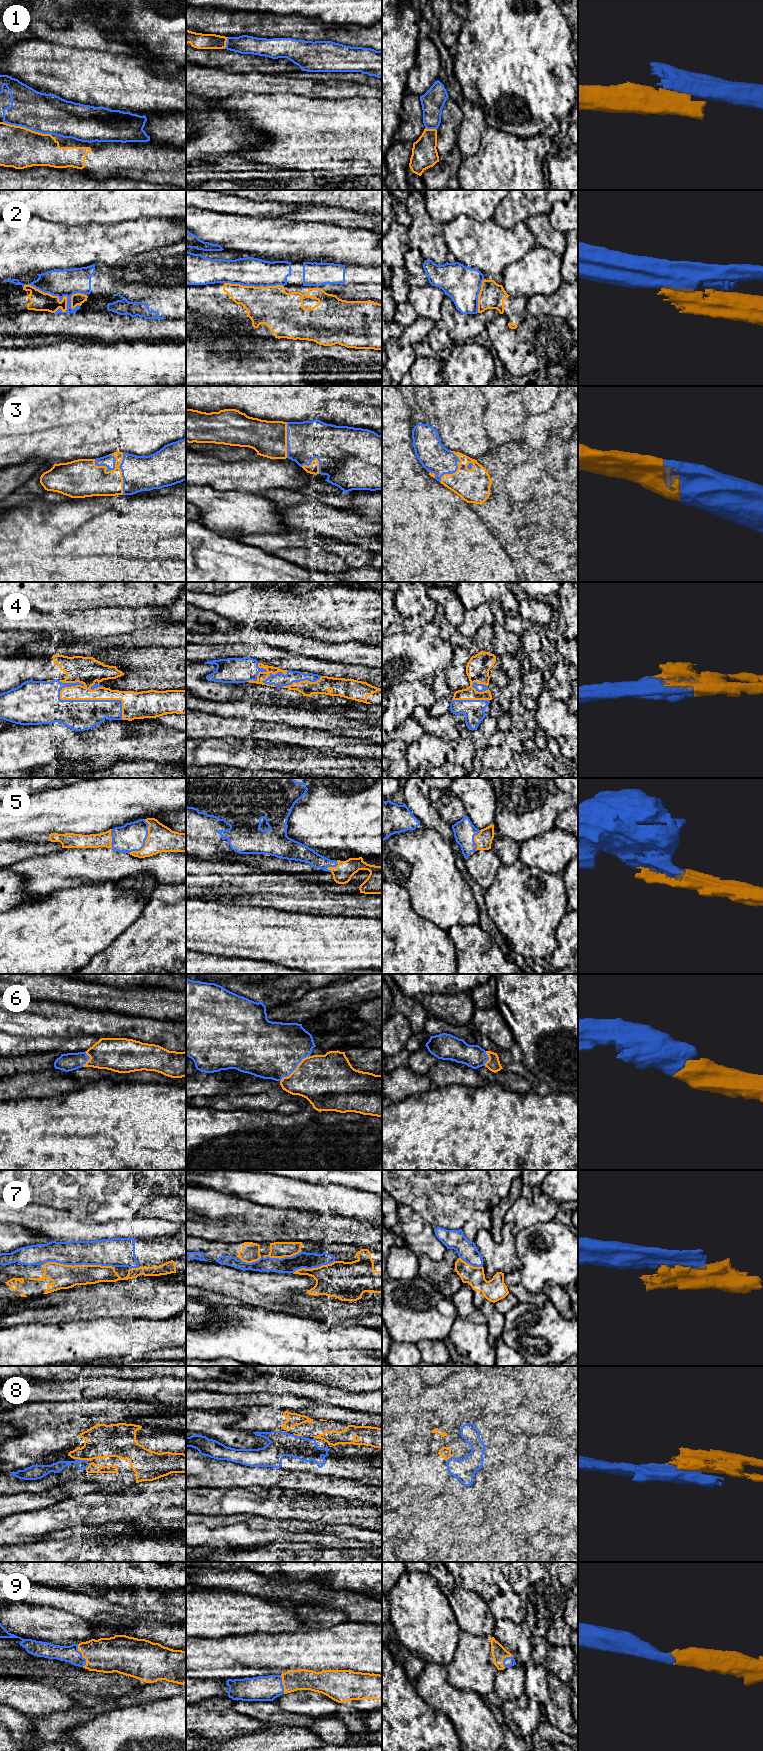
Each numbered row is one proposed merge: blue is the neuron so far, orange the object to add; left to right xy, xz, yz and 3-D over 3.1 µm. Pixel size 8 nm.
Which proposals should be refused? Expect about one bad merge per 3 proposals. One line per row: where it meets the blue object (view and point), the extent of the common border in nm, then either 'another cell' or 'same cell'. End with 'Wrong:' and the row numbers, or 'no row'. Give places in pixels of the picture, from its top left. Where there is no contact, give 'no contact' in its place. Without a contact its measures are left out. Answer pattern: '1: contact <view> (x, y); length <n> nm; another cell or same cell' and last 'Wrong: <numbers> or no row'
1: contact xy (27, 128); length 400 nm; another cell
2: contact xy (53, 295); length 400 nm; another cell
3: contact xy (103, 465); length 190 nm; same cell
4: contact xy (79, 700); length 600 nm; same cell
5: contact xy (145, 839); length 320 nm; same cell
6: contact xz (294, 1069); length 320 nm; same cell
7: contact xy (79, 1264); length 550 nm; another cell
8: contact xy (81, 1460); length 110 nm; another cell
9: contact xy (81, 1655); length 190 nm; same cell
Wrong: 1, 2, 7, 8

